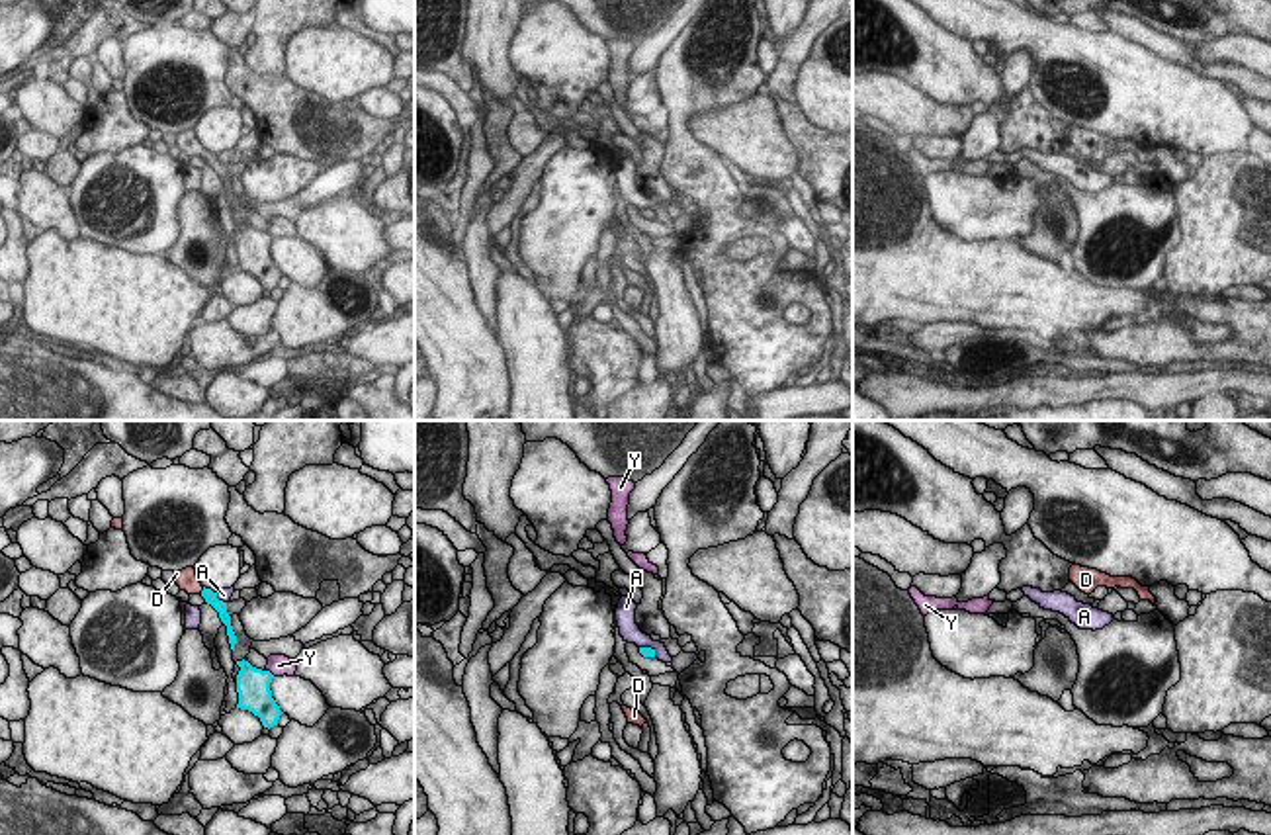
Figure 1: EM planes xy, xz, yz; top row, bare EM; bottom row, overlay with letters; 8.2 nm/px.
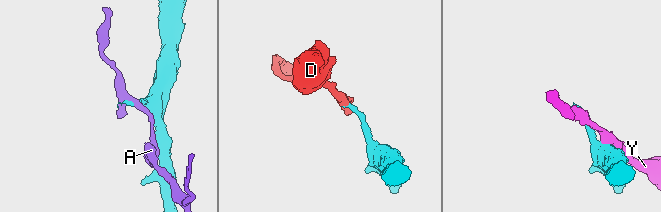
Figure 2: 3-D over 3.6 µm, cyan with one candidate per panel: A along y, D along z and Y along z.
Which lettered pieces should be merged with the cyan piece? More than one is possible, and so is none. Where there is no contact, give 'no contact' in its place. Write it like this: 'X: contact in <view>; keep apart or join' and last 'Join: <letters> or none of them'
A: contact in xz; keep apart
D: contact in xy; join
Y: contact in xy; keep apart
Join: D

